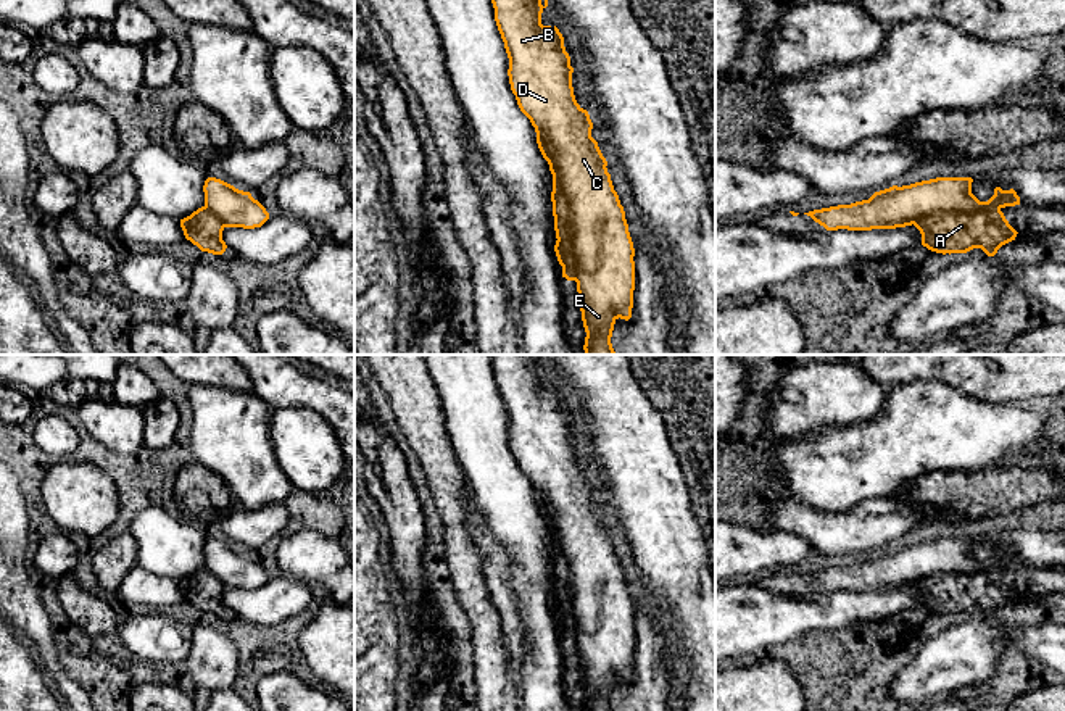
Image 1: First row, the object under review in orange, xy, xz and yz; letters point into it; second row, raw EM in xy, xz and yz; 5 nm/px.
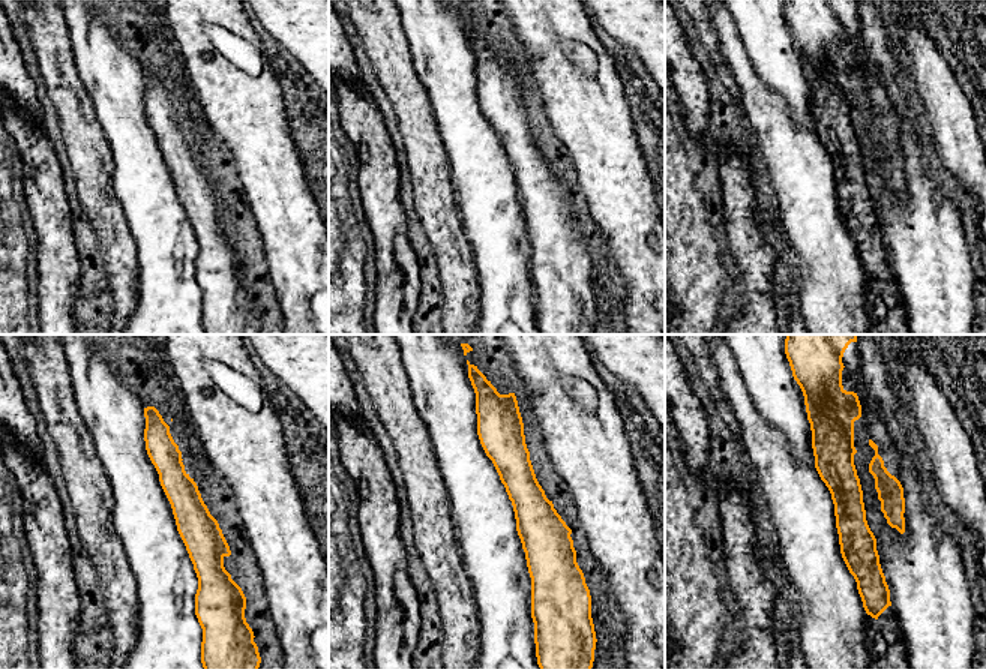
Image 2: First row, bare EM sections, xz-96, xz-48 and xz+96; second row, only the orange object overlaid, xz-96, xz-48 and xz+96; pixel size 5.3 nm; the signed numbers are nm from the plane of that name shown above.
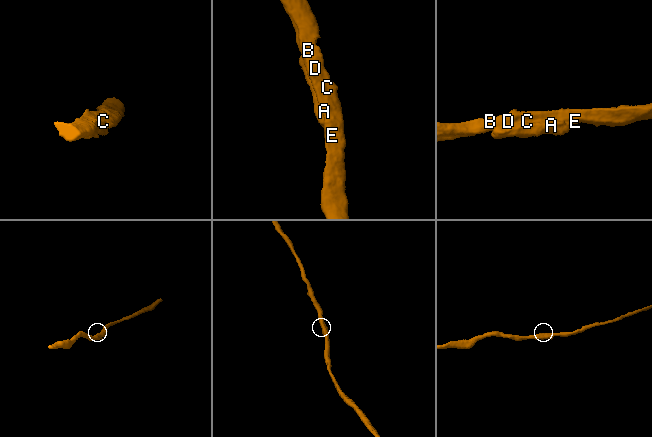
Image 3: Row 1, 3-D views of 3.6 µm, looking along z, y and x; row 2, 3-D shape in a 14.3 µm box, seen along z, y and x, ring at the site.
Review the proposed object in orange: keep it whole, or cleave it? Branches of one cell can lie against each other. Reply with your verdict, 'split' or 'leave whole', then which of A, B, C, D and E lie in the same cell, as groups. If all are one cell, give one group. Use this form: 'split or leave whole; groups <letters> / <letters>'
split; groups A / B C D E

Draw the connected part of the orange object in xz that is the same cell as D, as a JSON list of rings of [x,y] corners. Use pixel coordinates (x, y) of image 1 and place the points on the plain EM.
[[[491,355],[495,382],[509,419],[509,445],[520,472],[530,480],[538,498],[551,508],[551,527],[569,563],[572,613],[577,619],[577,653],[586,693],[583,711],[614,711],[615,682],[632,679],[635,651],[635,609],[624,568],[614,551],[607,522],[591,498],[593,484],[574,456],[570,418],[564,398],[554,387],[541,385],[548,368],[540,355]]]

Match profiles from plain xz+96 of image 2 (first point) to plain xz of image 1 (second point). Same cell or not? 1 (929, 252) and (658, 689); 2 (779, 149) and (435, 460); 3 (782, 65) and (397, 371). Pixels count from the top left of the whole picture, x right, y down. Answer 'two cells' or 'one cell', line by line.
1: one cell
2: two cells
3: two cells

